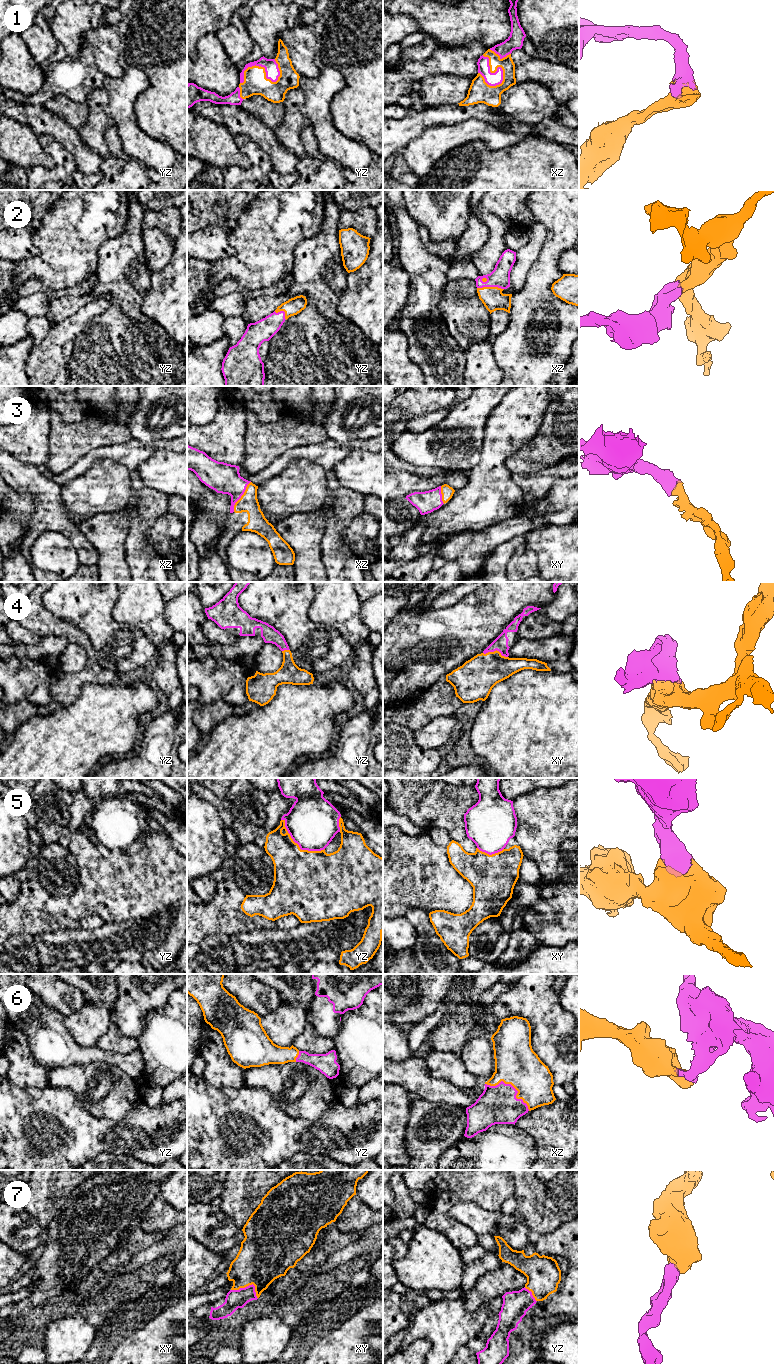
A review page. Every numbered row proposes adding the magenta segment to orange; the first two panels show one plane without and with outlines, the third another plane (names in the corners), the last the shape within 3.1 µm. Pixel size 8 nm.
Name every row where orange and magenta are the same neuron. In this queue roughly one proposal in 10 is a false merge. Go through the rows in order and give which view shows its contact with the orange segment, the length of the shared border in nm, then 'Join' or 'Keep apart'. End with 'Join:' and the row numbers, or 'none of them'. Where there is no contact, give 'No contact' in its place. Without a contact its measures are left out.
1: Touches orange in yz. Shared border 340 nm. Join
2: Touches orange in xz. Shared border 220 nm. Join
3: Touches orange in xz. Shared border 280 nm. Join
4: Touches orange in xy. Shared border 200 nm. Join
5: Touches orange in yz. Shared border 420 nm. Join
6: Touches orange in xz. Shared border 420 nm. Join
7: Touches orange in xy. Shared border 220 nm. Join
Join: 1, 2, 3, 4, 5, 6, 7

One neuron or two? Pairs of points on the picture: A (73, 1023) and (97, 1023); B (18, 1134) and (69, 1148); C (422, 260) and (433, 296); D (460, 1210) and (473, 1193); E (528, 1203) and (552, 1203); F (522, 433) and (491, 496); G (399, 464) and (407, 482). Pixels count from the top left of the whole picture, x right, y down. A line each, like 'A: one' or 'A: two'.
A: one
B: one
C: one
D: two
E: two
F: one
G: two

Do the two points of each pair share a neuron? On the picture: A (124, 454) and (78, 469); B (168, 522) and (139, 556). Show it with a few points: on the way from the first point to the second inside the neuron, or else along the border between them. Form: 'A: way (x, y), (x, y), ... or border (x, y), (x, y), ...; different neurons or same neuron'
A: way (113, 454), (97, 454), (89, 459); same neuron
B: border (156, 520), (145, 533), (145, 538), (155, 547); different neurons

